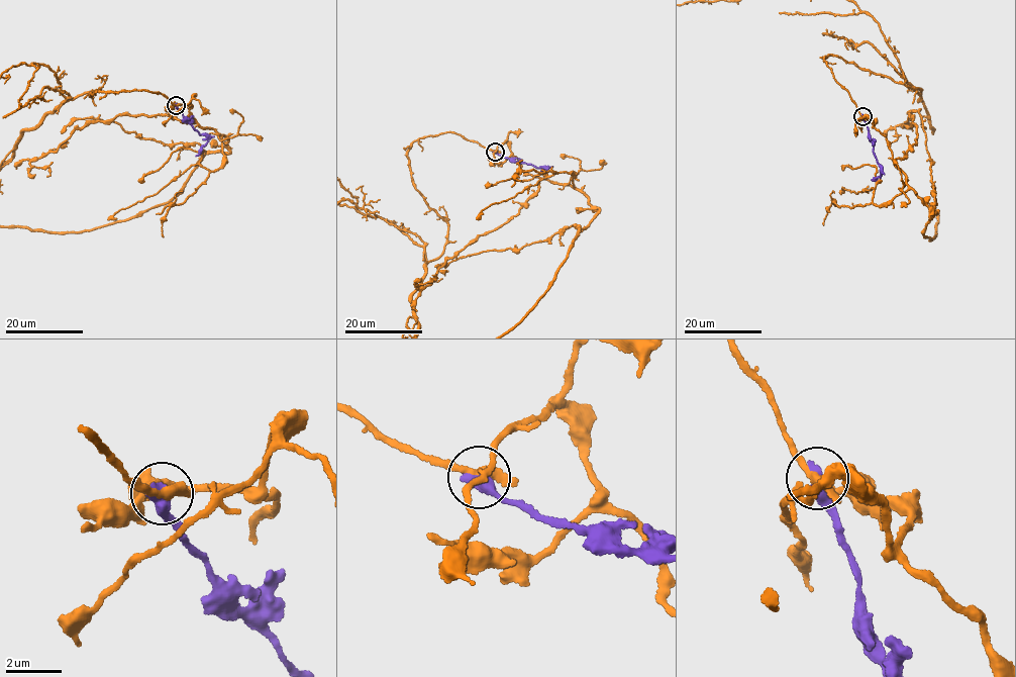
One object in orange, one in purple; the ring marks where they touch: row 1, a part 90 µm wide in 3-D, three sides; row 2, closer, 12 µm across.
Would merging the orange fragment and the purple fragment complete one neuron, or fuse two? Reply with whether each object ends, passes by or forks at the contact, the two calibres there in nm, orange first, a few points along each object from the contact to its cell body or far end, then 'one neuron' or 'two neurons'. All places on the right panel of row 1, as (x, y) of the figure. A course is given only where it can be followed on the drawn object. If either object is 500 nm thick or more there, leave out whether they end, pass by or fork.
300/600 nm | orange via (862, 116), (823, 60), (829, 55), (918, 87), (932, 129), (927, 138), (888, 69), (828, 24) | purple via (862, 116), (882, 173), (871, 180) | two neurons

